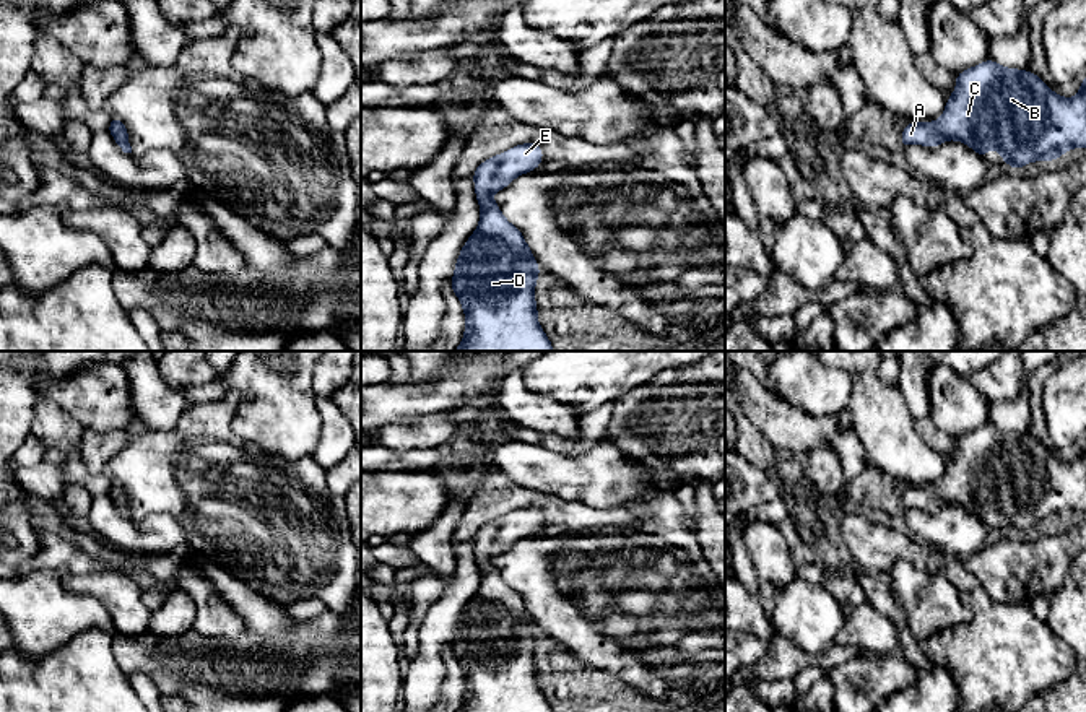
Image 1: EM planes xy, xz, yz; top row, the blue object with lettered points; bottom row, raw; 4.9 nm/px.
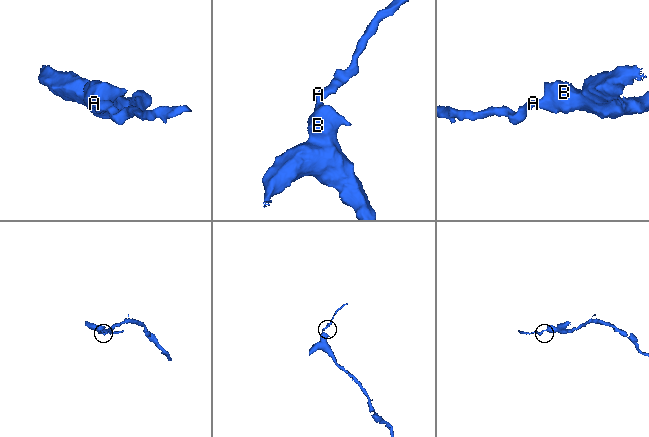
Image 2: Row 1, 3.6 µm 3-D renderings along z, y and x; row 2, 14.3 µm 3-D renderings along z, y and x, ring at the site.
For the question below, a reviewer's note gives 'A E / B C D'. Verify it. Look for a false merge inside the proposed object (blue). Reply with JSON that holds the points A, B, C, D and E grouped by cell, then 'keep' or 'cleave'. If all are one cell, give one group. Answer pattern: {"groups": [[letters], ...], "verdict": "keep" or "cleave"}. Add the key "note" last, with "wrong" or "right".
{"groups": [["A", "B", "C", "D", "E"]], "verdict": "keep", "note": "wrong"}

